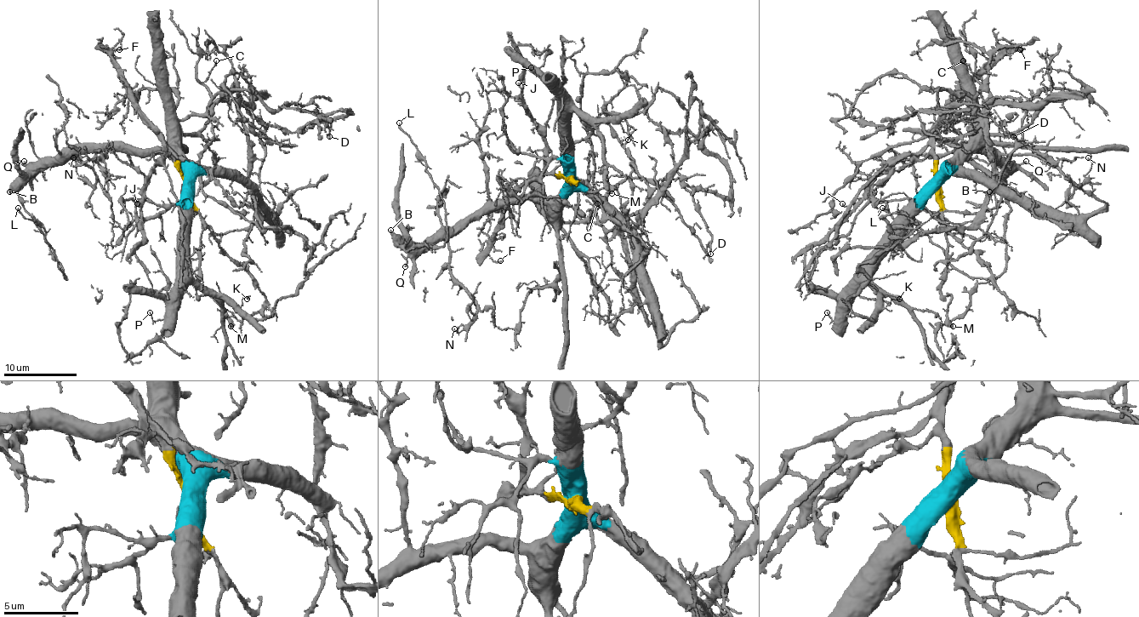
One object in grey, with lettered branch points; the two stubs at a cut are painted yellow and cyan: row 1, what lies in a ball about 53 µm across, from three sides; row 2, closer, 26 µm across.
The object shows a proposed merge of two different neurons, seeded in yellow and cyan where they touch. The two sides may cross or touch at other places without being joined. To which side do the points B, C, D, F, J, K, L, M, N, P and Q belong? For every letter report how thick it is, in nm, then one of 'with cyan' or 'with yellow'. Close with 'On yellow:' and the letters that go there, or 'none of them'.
B: 380 nm | with cyan
C: 140 nm | with cyan
D: 170 nm | with cyan
F: 160 nm | with yellow
J: 110 nm | with yellow
K: 80 nm | with cyan
L: 160 nm | with cyan
M: 440 nm | with yellow
N: 100 nm | with cyan
P: 100 nm | with cyan
Q: 160 nm | with cyan
On yellow: F, J, M

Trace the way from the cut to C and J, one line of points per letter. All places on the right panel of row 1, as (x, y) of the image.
C: (936, 186), (938, 172), (970, 140), (973, 126), (981, 118), (975, 95), (982, 82), (962, 60)
J: (936, 186), (936, 161), (930, 146), (917, 153), (896, 155), (851, 210), (842, 202)

